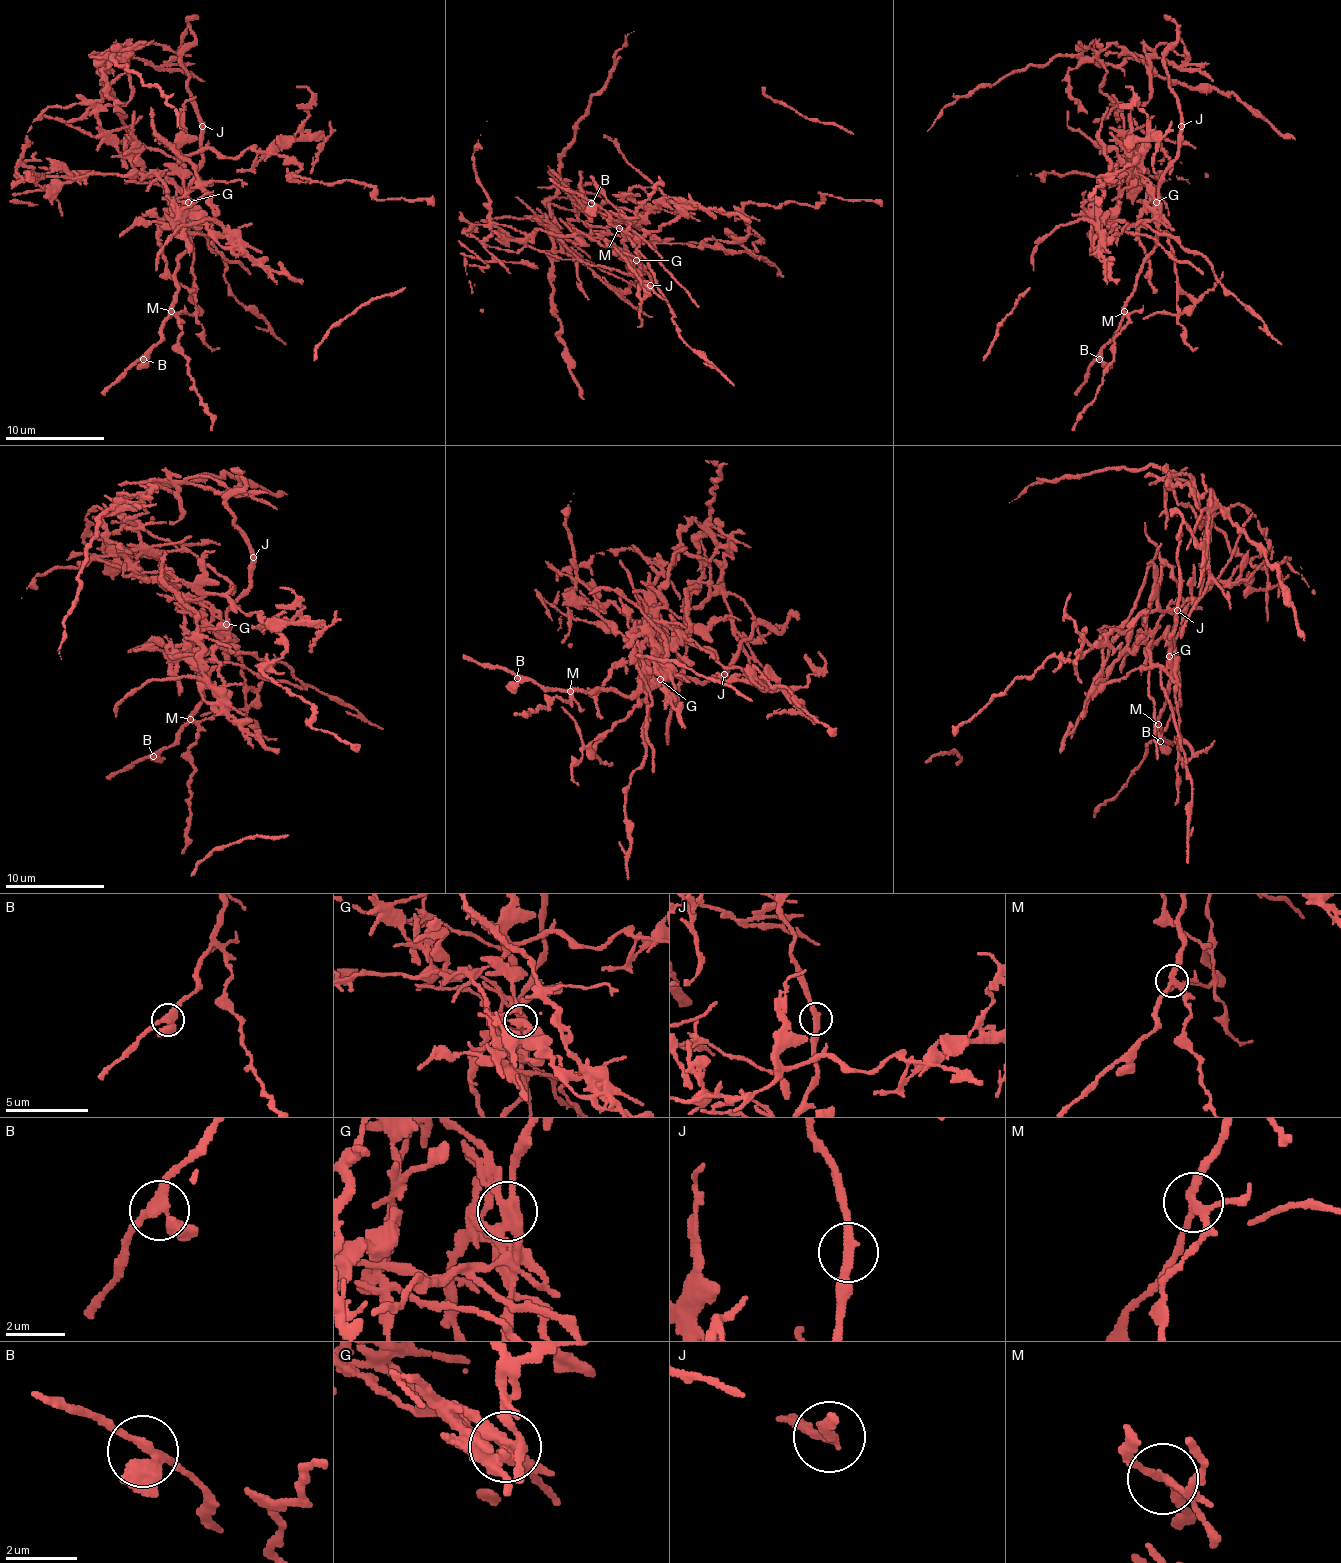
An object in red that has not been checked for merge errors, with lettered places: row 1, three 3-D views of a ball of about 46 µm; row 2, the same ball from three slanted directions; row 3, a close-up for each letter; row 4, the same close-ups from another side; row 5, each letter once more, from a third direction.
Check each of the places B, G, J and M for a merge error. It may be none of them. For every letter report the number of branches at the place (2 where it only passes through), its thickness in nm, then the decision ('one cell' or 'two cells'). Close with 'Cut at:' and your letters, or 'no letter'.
B: 3 branches meet; 280 nm thick; one cell
G: 3 branches meet; 340 nm thick; two cells
J: 2 branches meet; 260 nm thick; one cell
M: 4 branches meet; 240 nm thick; two cells
Cut at: G, M

